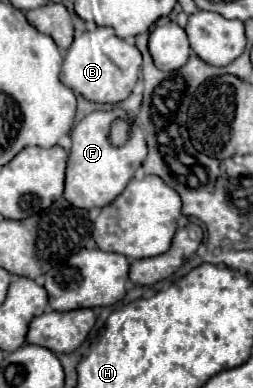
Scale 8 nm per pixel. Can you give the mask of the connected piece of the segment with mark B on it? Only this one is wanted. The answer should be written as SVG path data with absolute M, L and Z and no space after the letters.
M96 28L74 38L72 46L66 52L60 78L64 86L70 86L70 90L74 90L90 102L118 104L130 96L132 88L138 82L140 68L142 54L136 46L118 38L110 28Z

